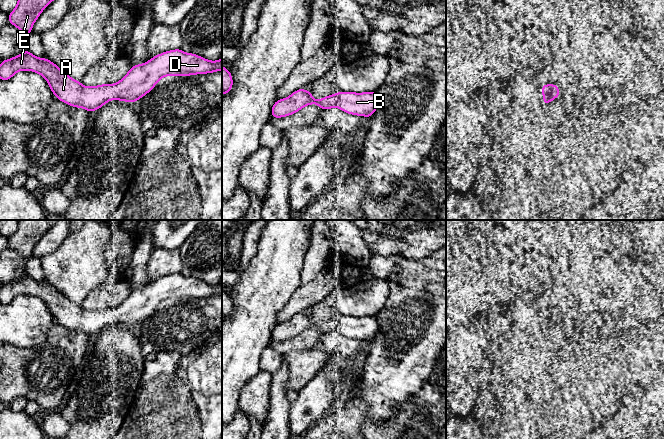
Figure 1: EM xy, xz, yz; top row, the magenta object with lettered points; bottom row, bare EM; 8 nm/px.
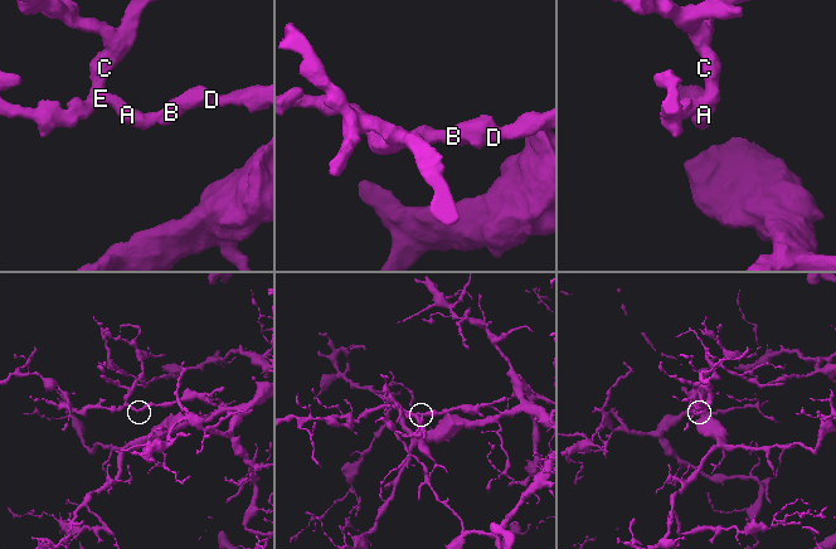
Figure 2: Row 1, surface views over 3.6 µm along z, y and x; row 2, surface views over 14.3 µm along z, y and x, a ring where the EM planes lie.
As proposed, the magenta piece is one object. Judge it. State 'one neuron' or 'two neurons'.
one neuron

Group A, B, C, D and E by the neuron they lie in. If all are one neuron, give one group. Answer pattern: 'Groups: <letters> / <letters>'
Groups: A B C D E

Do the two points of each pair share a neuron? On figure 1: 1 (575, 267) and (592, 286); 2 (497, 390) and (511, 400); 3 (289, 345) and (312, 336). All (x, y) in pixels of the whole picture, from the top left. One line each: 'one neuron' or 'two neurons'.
1: two neurons
2: two neurons
3: one neuron

